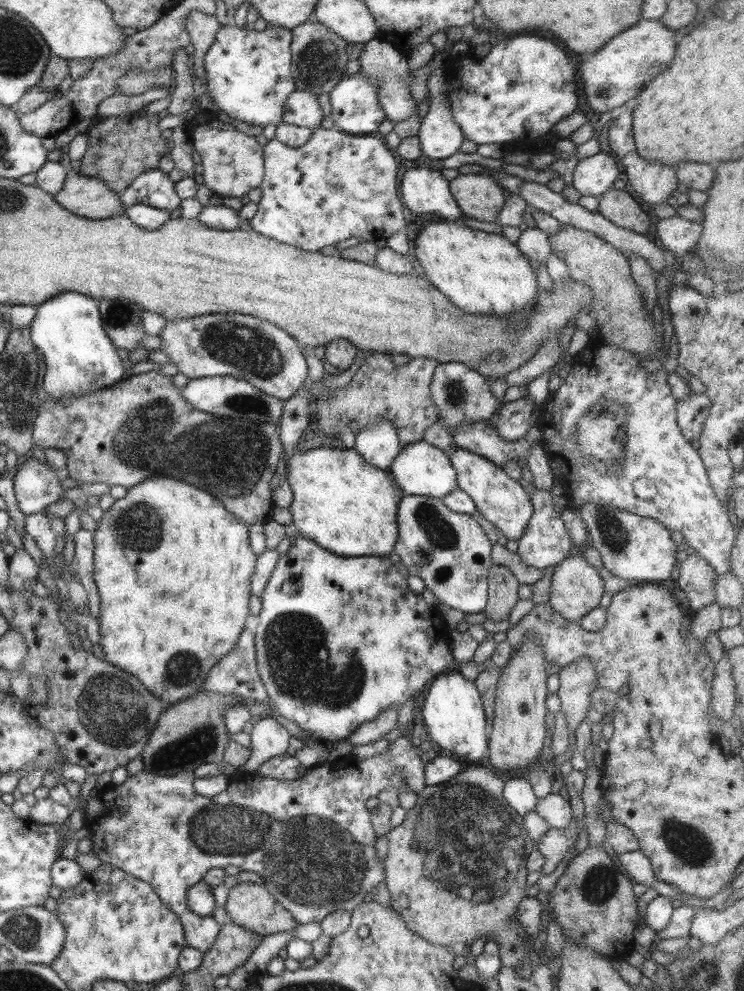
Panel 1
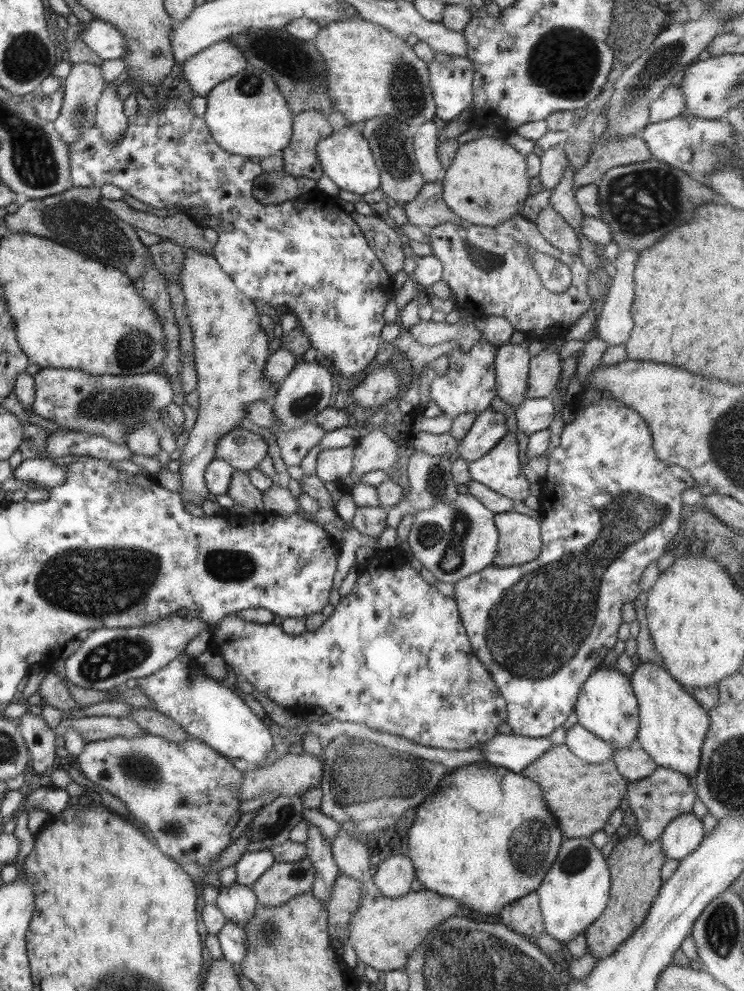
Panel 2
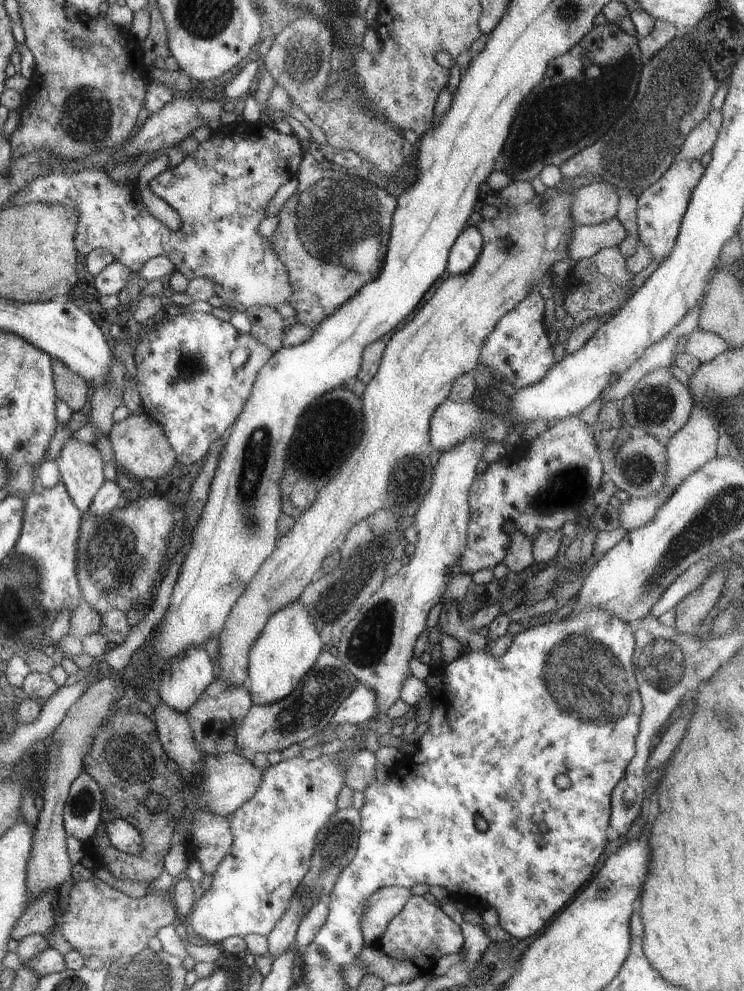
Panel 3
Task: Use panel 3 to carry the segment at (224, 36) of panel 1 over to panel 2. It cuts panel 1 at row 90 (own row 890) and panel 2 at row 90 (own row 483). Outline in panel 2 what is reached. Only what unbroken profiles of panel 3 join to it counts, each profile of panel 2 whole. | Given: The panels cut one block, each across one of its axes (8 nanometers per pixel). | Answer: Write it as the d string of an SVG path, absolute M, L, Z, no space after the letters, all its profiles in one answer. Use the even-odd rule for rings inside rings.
M436 52L427 67L436 105L435 116L448 124L472 104L472 62L466 56L462 58Z

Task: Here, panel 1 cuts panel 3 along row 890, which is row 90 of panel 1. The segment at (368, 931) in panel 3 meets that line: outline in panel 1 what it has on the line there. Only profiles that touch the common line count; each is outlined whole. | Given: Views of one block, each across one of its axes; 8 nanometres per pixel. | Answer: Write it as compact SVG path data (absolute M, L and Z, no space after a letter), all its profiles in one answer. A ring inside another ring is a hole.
M380 38L369 40L359 56L359 72L365 74L375 86L379 103L385 115L394 123L406 120L418 110L418 105L412 99L407 85L408 61L407 57L395 48L393 44L384 42Z

